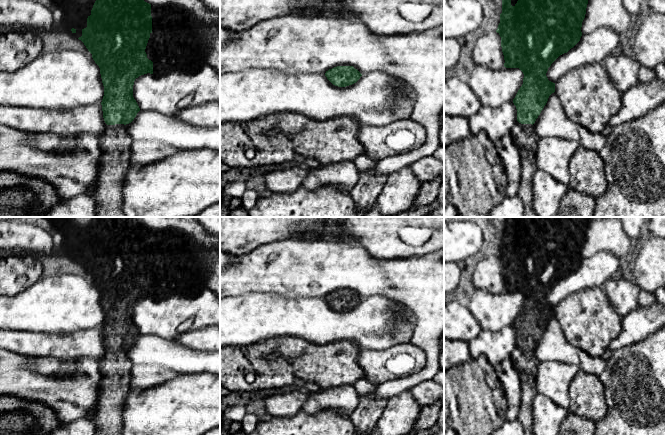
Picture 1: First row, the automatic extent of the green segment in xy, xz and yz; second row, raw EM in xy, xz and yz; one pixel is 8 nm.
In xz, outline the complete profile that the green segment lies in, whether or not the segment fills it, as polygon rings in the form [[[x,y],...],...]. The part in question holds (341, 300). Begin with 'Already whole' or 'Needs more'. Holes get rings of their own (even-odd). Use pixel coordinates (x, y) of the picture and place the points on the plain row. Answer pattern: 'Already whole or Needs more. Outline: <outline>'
Already whole. Outline: [[[337,290],[326,295],[325,300],[333,309],[346,311],[356,307],[362,298],[353,290]]]

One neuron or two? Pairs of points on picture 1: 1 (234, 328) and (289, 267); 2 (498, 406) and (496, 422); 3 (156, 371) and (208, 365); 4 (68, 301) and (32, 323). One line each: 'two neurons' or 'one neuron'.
1: two neurons
2: one neuron
3: two neurons
4: one neuron

